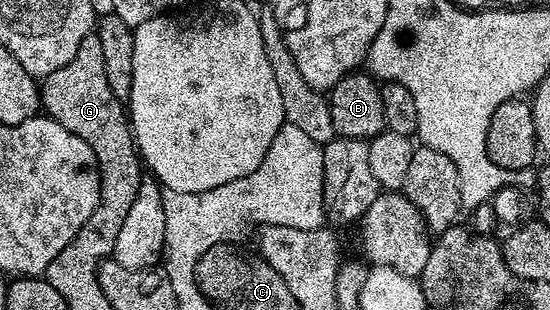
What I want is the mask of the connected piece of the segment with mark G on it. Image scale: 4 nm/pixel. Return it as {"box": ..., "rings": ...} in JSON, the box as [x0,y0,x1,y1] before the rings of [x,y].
{"box":[41,34,145,271],"rings":[[[98,34],[86,35],[81,45],[77,45],[77,53],[73,61],[69,61],[69,65],[61,65],[61,69],[45,76],[41,83],[41,107],[46,118],[57,121],[57,125],[81,137],[81,141],[85,141],[85,145],[89,145],[89,149],[93,149],[95,154],[99,166],[99,204],[97,209],[93,209],[89,221],[85,221],[80,232],[83,235],[85,271],[96,271],[100,261],[114,256],[117,233],[121,233],[121,225],[129,213],[129,205],[133,205],[133,200],[137,197],[137,189],[145,178],[145,167],[135,146],[135,136],[131,134],[128,112],[120,99],[113,97],[113,89],[109,89],[109,81],[105,81],[105,57],[101,53]]]}

